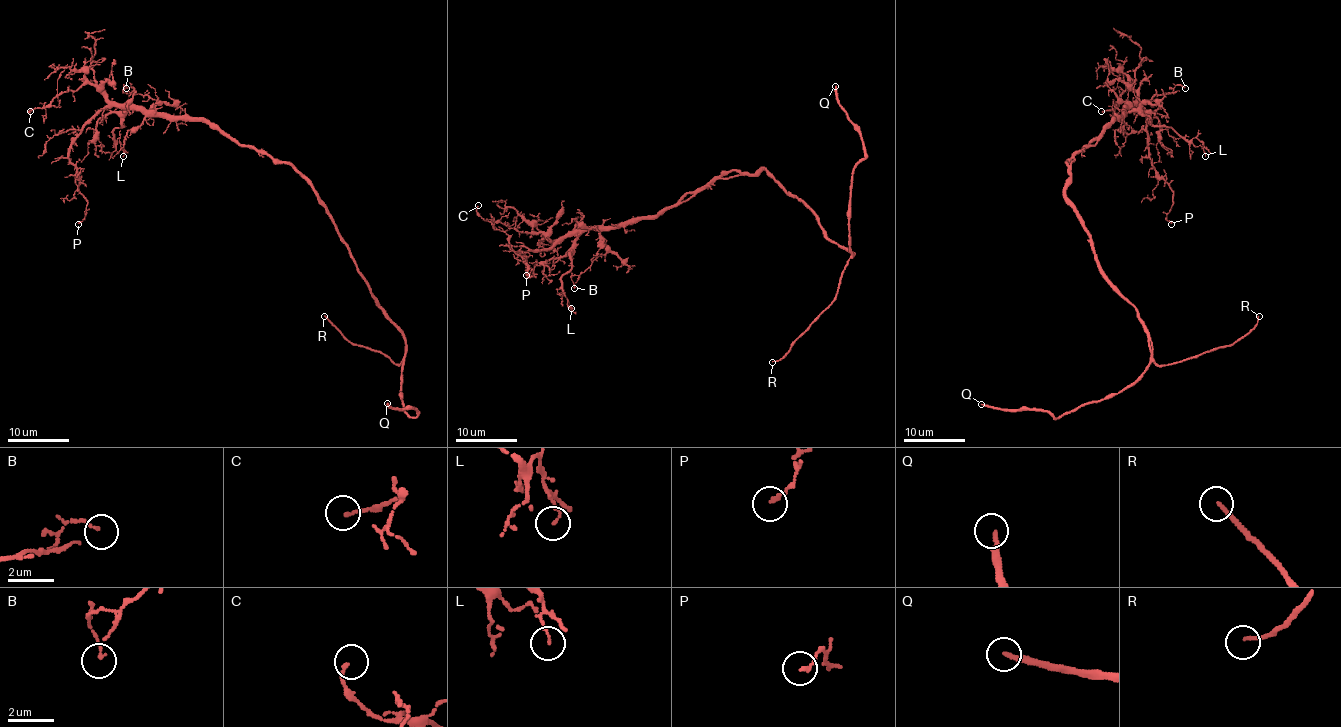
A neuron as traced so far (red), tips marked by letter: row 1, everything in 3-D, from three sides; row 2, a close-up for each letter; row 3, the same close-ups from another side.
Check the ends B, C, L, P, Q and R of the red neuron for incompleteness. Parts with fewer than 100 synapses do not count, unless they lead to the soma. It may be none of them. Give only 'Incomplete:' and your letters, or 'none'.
Incomplete: Q, R

